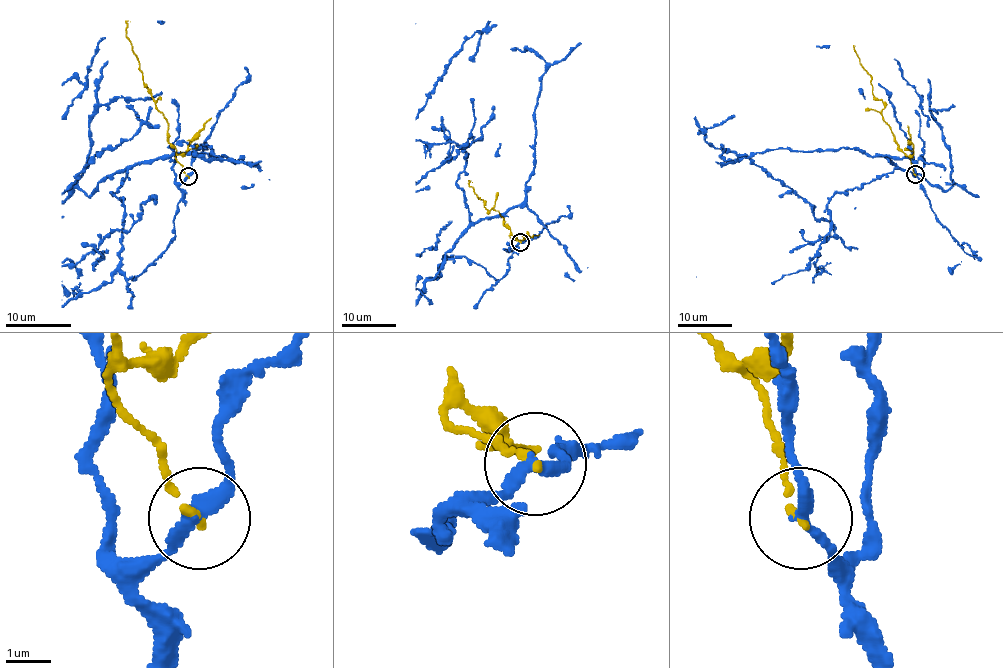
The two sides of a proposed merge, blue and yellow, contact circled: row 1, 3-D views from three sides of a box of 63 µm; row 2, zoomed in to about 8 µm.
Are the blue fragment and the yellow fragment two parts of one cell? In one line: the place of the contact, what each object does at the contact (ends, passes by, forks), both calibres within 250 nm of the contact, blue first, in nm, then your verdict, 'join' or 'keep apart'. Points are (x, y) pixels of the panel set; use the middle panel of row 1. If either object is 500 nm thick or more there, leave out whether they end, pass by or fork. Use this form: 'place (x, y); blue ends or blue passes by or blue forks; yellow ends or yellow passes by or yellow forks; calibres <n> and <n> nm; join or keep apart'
place (520, 242); blue passes by; yellow ends; calibres 320 and 170 nm; keep apart

